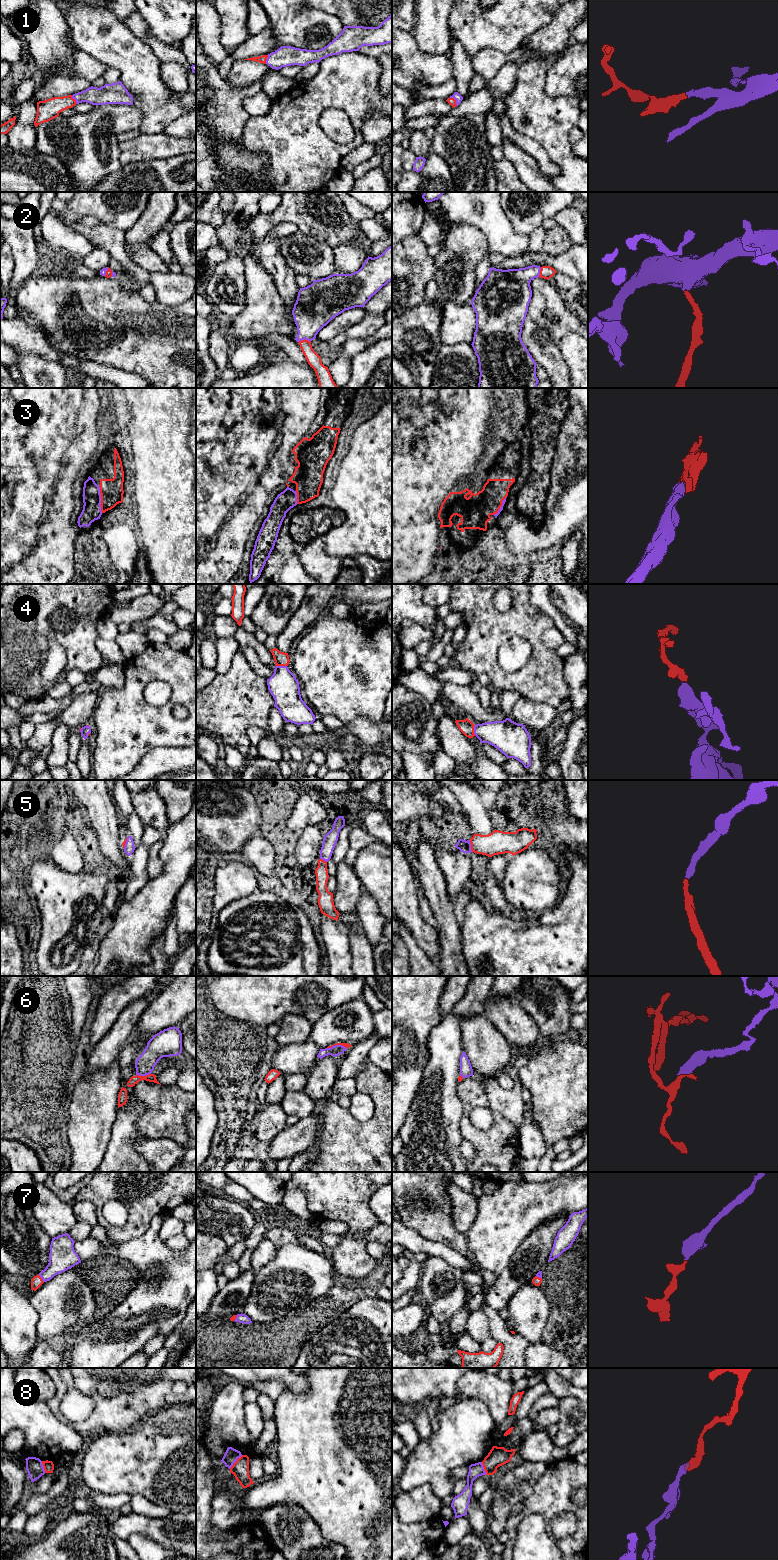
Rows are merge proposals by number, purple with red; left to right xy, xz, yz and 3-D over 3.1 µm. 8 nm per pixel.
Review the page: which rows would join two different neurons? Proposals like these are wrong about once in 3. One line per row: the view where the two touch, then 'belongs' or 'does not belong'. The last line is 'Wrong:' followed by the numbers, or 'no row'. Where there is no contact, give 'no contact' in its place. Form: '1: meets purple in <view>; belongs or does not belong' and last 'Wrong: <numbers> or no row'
1: meets purple in yz; belongs
2: meets purple in xz; belongs
3: meets purple in xy; belongs
4: meets purple in xz; belongs
5: meets purple in yz; belongs
6: meets purple in xy; belongs
7: meets purple in xy; belongs
8: meets purple in xz; does not belong
Wrong: 8

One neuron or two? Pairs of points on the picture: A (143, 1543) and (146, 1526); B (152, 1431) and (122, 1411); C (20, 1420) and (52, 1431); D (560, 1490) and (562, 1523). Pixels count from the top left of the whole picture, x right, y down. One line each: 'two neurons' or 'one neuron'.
A: two neurons
B: two neurons
C: one neuron
D: two neurons

